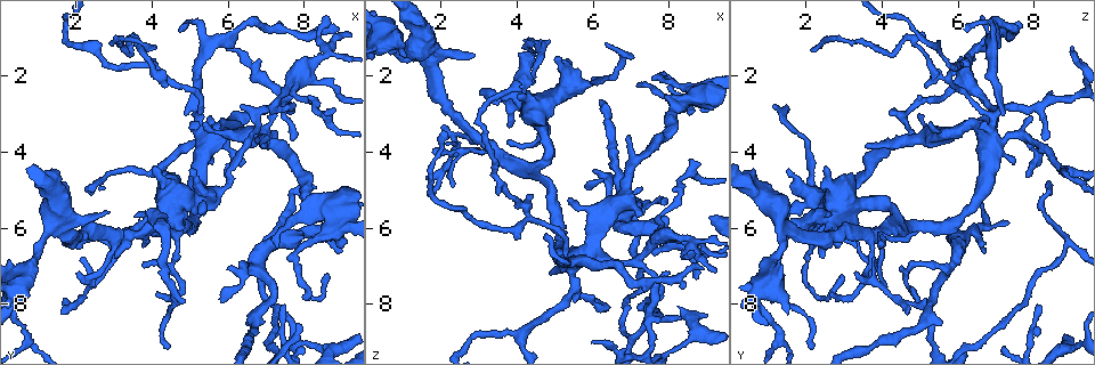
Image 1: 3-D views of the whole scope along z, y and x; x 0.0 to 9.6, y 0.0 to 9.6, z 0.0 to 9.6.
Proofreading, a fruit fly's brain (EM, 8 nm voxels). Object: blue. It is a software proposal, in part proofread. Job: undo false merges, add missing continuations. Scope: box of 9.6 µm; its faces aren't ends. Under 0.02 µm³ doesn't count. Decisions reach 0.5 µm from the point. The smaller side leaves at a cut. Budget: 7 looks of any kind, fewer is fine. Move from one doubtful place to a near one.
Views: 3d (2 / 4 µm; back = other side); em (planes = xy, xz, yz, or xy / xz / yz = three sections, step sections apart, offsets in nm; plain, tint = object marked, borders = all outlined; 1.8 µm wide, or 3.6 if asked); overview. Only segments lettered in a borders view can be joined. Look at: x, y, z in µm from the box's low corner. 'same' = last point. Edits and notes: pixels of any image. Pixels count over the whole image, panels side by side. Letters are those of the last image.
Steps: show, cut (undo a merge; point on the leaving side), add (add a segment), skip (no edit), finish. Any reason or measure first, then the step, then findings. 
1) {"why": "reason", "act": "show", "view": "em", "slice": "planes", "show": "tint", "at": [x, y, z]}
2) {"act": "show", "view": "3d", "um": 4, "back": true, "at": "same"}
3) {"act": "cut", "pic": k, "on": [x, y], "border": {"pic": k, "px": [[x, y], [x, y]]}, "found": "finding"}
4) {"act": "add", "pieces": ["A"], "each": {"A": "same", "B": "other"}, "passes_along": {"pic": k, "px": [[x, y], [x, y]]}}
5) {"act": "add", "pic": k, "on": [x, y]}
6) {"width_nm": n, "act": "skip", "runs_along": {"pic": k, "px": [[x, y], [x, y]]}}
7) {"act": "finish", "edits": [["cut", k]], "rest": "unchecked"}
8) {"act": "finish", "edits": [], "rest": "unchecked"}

{"why": "sudden change in width", "act": "show", "view": "3d", "um": 2, "at": [1.75, 6.15, 1.75]}

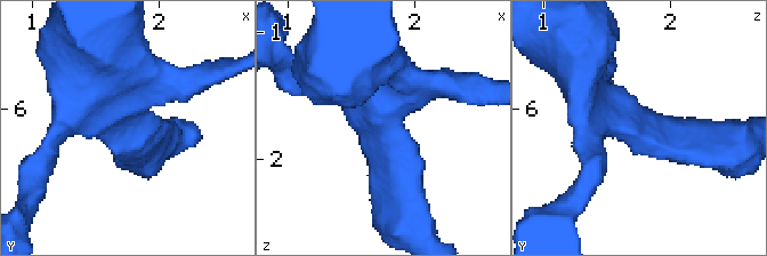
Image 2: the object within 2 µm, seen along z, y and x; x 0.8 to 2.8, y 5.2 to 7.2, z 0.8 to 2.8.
{"arms": 4, "why": "need the tissue", "act": "show", "view": "em", "slice": "xy", "step": 16, "show": "tint", "at": [1.70, 6.12, 1.76]}

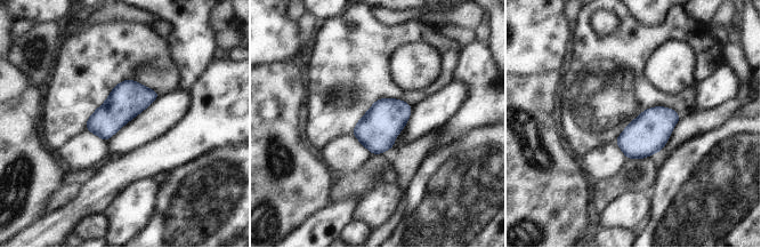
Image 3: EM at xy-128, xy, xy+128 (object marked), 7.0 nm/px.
{"why": "cut it another way", "act": "show", "view": "em", "slice": "planes", "show": "borders", "at": "same"}

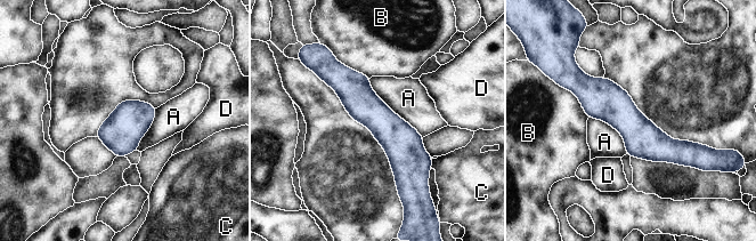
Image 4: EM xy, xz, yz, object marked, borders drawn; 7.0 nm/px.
{"act": "skip", "each": {"A": "other", "B": "other", "C": "other", "D": "other"}, "border": {"pic": 4, "px": [[368, 79], [373, 91], [422, 137]]}, "found": "continuous, no second neuron"}

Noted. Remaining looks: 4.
{"why": "thin end", "act": "show", "view": "3d", "um": 2, "back": true, "at": [2.10, 7.15, 3.30]}

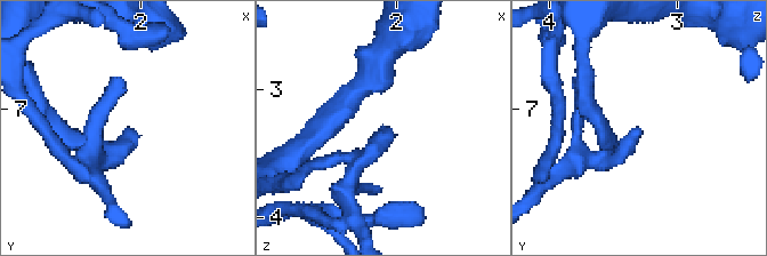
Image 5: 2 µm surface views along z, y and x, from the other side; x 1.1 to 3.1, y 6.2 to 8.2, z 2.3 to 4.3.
{"act": "show", "view": "em", "slice": "planes", "show": "tint", "at": [2.16, 7.18, 3.28]}

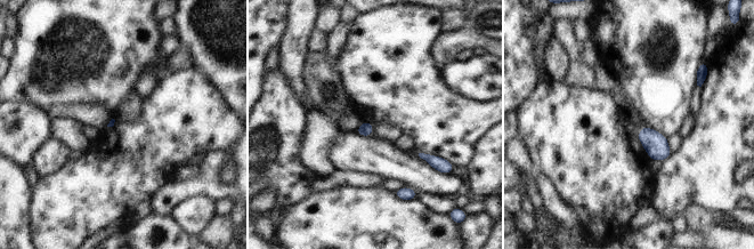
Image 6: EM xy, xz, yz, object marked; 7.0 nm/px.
{"why": "what lies round it", "act": "show", "view": "em", "slice": "planes", "show": "borders", "at": "same"}

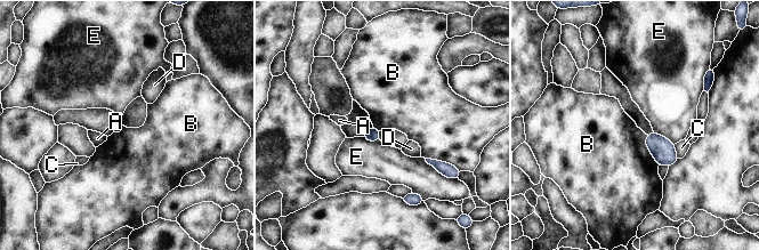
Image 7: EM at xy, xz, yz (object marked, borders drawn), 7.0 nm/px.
{"act": "skip", "each": {"A": "other", "B": "other", "C": "other", "D": "other", "E": "other"}, "found": "no lettered segment goes on from it"}

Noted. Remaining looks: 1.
{"act": "finish", "edits": [], "rest": "unchecked"}

